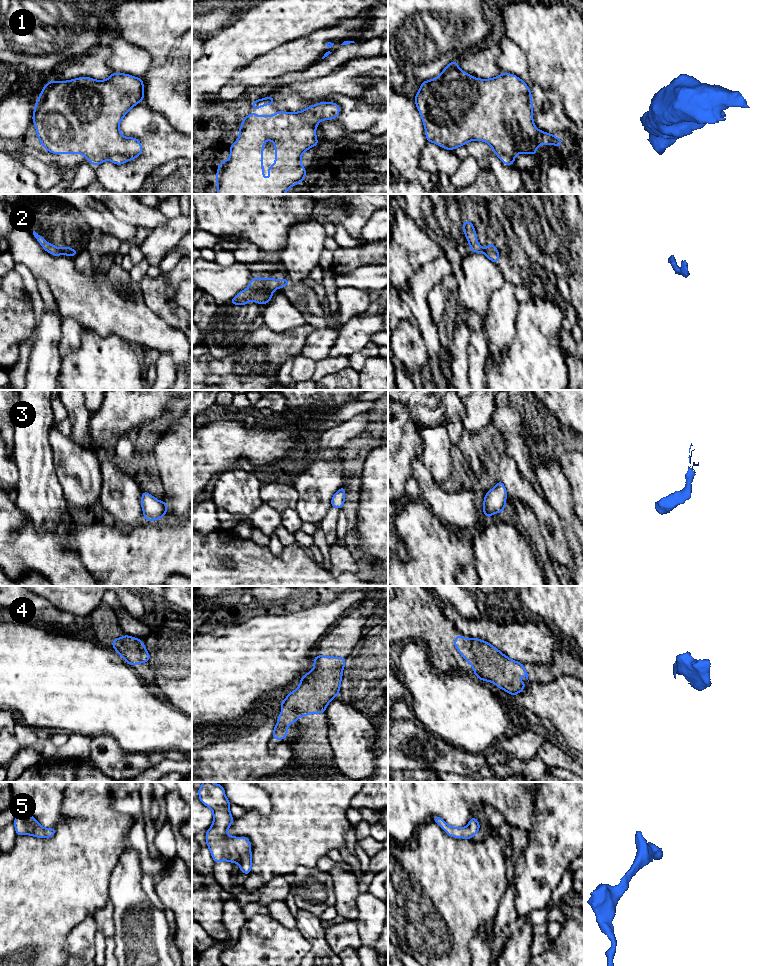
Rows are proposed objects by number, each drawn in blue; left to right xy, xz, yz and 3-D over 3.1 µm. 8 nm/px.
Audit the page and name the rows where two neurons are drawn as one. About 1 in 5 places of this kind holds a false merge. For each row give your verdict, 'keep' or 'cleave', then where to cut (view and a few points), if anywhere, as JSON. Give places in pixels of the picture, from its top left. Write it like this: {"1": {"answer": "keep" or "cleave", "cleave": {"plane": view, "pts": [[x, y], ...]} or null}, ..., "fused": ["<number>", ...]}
{"1": {"answer": "keep", "cleave": null}, "2": {"answer": "keep", "cleave": null}, "3": {"answer": "keep", "cleave": null}, "4": {"answer": "keep", "cleave": null}, "5": {"answer": "keep", "cleave": null}, "fused": []}

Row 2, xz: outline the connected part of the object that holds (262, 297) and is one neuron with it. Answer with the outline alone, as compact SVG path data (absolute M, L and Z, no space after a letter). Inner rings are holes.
M255 277L249 281L249 287L240 291L230 302L230 305L244 305L253 301L261 305L267 304L276 289L285 288L290 283L287 279L273 279Z

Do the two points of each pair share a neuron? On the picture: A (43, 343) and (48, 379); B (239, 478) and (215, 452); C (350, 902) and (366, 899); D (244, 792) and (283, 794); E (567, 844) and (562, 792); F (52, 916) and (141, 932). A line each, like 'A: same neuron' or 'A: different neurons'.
A: same neuron
B: different neurons
C: different neurons
D: different neurons
E: same neuron
F: different neurons

